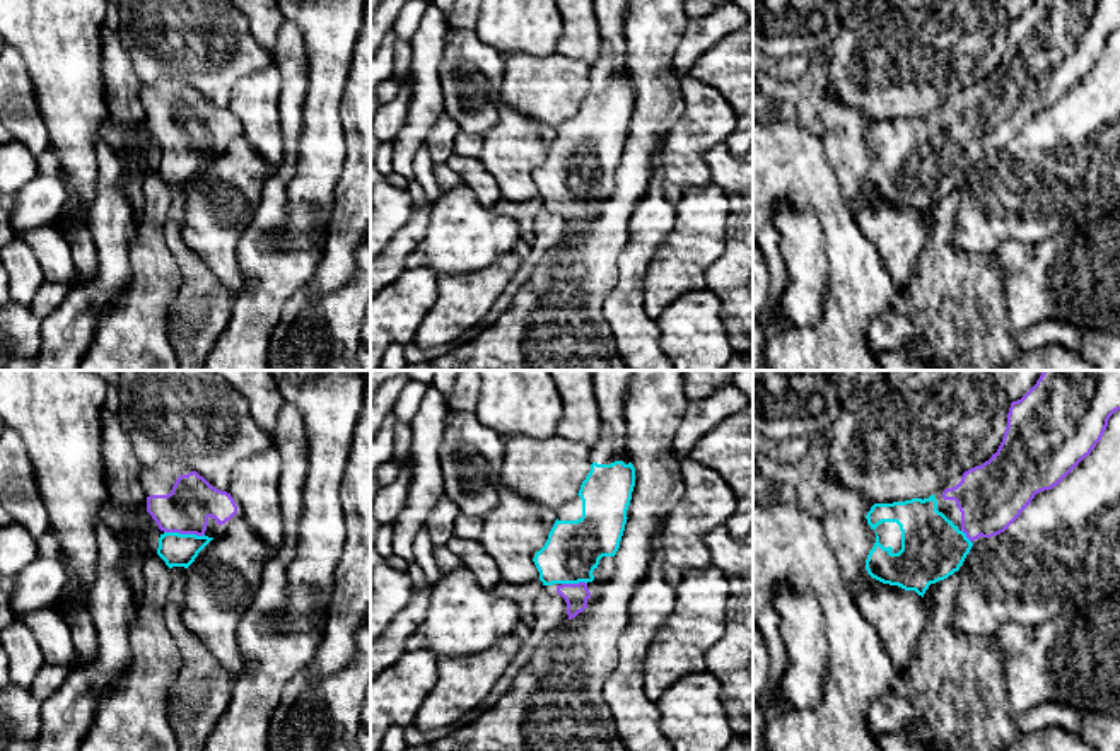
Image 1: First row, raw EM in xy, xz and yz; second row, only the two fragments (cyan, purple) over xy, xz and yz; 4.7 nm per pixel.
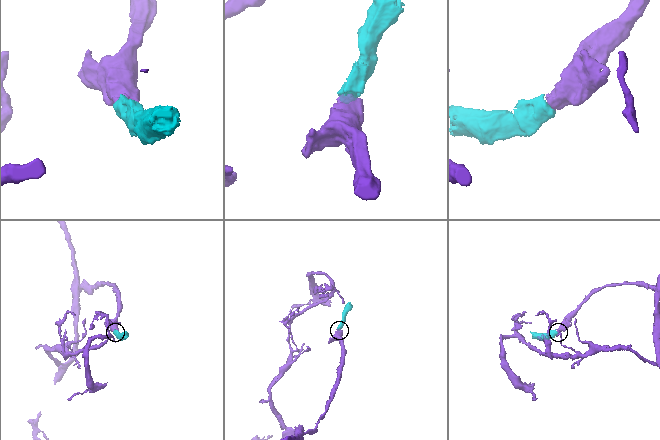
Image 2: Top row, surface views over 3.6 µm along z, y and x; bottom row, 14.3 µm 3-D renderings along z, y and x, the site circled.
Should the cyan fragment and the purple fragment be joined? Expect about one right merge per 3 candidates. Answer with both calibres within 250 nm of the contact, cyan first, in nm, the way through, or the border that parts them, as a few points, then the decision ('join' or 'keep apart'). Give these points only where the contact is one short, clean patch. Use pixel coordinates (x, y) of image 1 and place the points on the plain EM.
160/220 nm | across xy (178, 168), (185, 152), (186, 127) | join

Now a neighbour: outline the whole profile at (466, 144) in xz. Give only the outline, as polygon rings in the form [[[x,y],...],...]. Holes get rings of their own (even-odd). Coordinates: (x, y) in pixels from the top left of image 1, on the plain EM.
[[[459,131],[454,142],[456,154],[464,157],[478,157],[483,148],[483,137]]]

